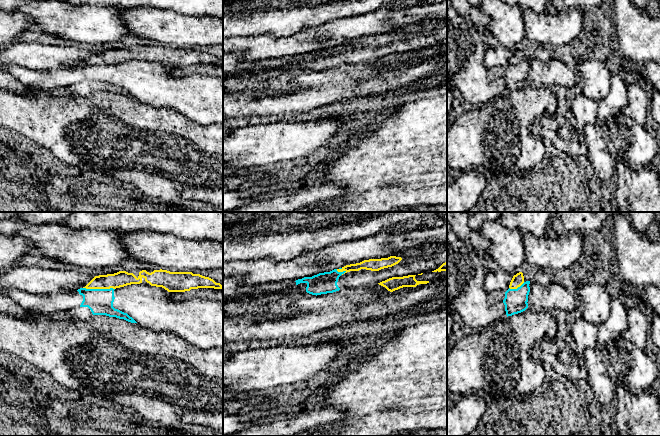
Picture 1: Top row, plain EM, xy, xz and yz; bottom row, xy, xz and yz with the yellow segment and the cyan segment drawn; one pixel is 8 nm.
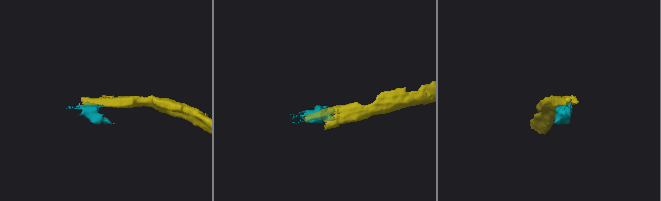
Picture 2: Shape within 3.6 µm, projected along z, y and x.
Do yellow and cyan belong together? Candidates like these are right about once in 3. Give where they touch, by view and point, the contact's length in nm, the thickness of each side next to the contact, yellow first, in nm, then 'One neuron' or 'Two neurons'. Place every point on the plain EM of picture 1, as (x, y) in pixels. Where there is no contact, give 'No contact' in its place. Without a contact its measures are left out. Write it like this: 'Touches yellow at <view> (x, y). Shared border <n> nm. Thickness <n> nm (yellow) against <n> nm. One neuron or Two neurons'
Touches yellow at xy (99, 64). Shared border 260 nm. Thickness 130 nm (yellow) against 200 nm. Two neurons

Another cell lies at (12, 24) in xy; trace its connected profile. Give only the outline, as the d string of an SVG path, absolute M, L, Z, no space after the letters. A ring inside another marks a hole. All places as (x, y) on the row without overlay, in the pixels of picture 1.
M0 10L0 47L18 41L18 37L30 28L33 29L33 24L24 14Z

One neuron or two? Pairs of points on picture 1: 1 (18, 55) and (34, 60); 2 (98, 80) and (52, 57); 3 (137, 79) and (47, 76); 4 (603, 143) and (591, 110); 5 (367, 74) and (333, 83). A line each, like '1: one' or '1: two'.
1: one
2: two
3: one
4: two
5: one

